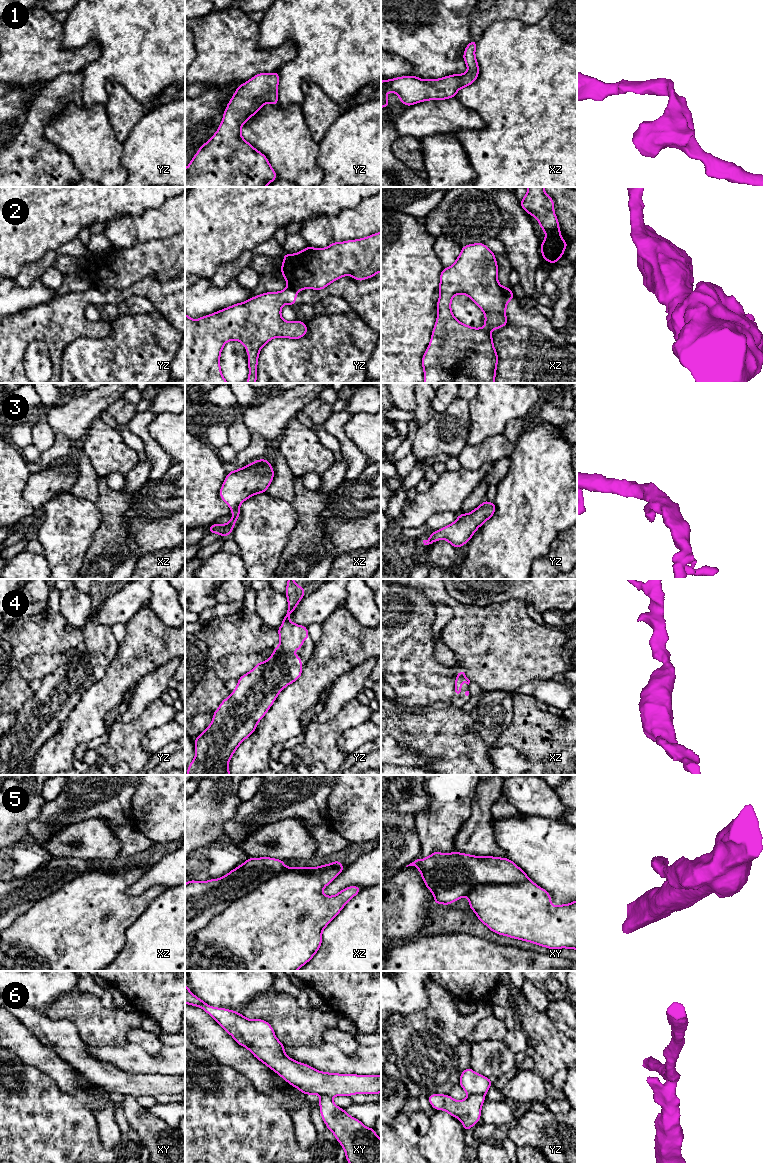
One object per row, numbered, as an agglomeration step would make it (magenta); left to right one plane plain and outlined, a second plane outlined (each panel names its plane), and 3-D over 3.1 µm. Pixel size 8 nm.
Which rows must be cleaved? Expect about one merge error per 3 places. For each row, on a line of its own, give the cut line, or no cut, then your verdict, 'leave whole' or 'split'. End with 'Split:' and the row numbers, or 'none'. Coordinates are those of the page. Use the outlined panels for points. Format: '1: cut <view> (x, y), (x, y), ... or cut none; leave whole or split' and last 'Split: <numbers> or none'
1: cut none; leave whole
2: cut xz (499, 285), (505, 309); split
3: cut none; leave whole
4: cut none; leave whole
5: cut xz (341, 864), (323, 870), (284, 870), (235, 899), (185, 937); split
6: cut yz (483, 1095), (469, 1096); split
Split: 2, 5, 6

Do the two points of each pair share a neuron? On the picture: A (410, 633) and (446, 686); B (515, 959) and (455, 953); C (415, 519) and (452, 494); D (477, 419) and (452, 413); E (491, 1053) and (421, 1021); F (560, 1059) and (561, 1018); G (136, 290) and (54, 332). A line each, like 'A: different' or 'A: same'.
A: same
B: same
C: same
D: different
E: different
F: different
G: same

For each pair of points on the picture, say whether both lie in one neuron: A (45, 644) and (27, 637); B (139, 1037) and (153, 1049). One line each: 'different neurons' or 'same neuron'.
A: same neuron
B: same neuron

